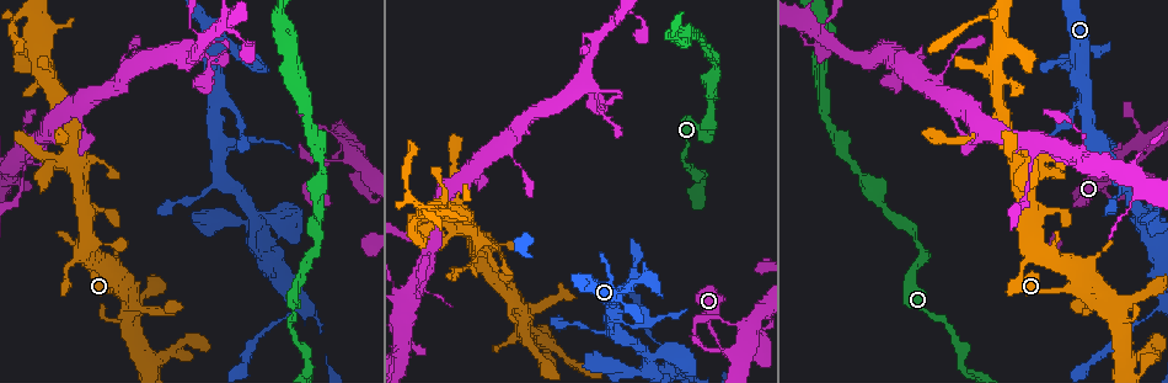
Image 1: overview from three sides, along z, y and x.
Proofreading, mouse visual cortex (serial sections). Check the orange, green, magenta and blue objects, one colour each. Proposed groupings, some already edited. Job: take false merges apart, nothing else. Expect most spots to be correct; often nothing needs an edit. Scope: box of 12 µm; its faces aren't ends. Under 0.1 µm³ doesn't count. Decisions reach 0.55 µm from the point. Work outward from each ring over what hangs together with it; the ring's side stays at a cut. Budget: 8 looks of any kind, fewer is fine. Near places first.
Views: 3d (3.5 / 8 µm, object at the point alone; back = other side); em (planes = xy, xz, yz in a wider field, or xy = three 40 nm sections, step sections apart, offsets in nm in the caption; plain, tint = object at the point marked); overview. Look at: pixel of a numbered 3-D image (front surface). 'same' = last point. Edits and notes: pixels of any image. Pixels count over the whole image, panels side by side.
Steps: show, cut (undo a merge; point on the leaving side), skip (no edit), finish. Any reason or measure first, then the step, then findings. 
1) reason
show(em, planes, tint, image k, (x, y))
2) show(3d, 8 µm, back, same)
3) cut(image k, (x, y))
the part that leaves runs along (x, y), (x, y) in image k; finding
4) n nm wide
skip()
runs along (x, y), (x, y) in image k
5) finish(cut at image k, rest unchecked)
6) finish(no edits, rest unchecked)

thick turns thin
show(3d, 3.5 µm, image 1, (1150, 317))

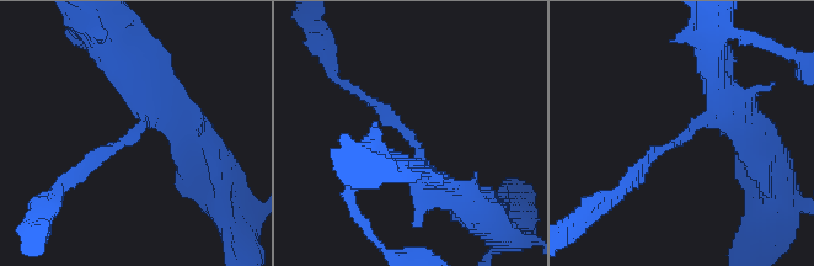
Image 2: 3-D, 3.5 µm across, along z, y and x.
arms of 150, 350 nm
show(em, xy, step 3, tint, image 2, (410, 136))

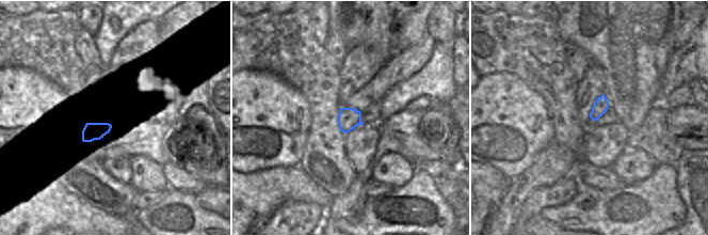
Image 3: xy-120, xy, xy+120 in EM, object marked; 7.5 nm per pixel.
160 nm wide
skip()
runs along (713, 78), (723, 104), (638, 171) in image 2; one cell here

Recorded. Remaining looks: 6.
thick turns thin
show(3d, 3.5 µm, image 1, (1108, 346))

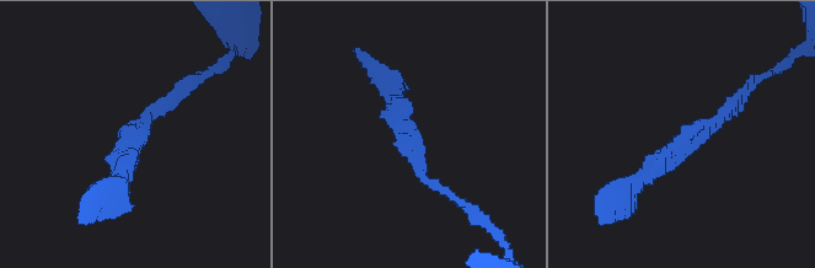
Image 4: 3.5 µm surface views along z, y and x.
arms of 150, 300 nm
show(em, planes, plain, image 4, (416, 145))

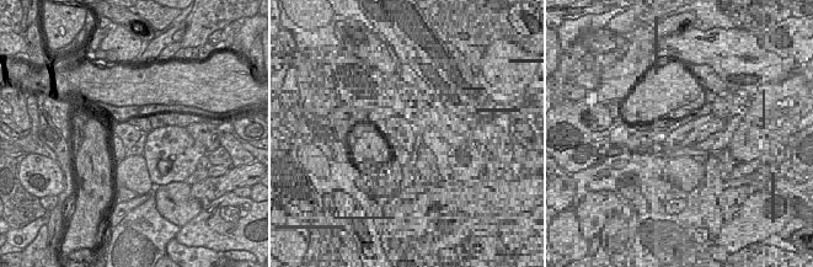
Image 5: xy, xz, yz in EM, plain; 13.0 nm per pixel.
show(em, planes, tint, same)

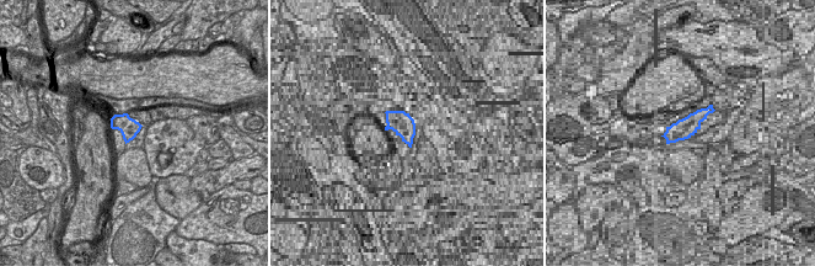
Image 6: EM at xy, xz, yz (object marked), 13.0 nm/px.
skip()
runs along (744, 90), (633, 183) in image 4; one cell here

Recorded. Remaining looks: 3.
show(3d, 3.5 µm, image 1, (1150, 145))

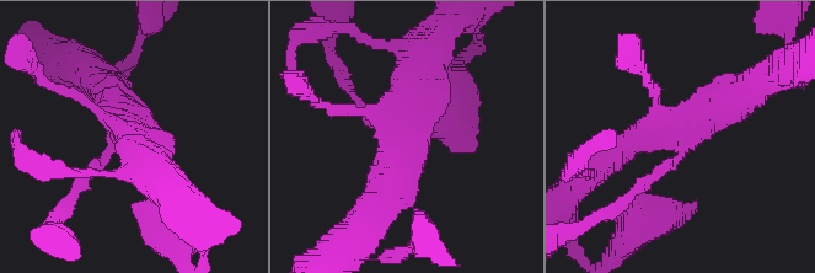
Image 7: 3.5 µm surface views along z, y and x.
show(em, xy, step 2, tint, image 7, (679, 135))

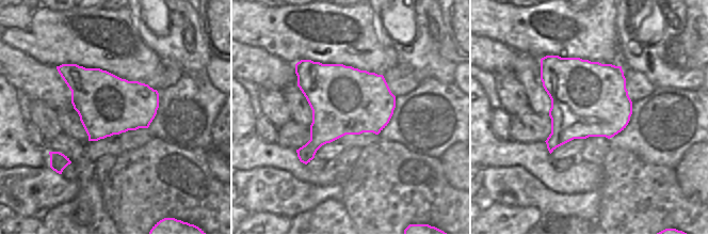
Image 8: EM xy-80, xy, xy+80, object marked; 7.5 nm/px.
skip()
runs along (80, 185), (124, 132), (144, 155) in image 7; continuous, no second cell

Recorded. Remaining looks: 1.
finish(no edits, rest unchecked)

